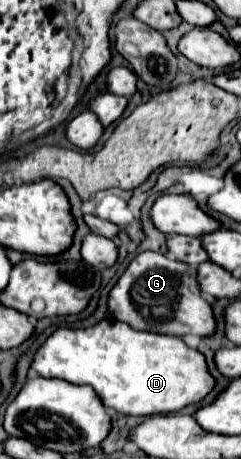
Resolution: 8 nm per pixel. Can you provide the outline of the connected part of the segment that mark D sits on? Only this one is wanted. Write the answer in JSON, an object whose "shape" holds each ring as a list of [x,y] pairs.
{"shape":[[[103,320],[85,330],[55,330],[35,354],[31,368],[43,378],[89,384],[107,408],[127,416],[169,414],[201,402],[215,388],[215,378],[199,350],[189,348],[181,338],[131,330],[119,320]]]}

